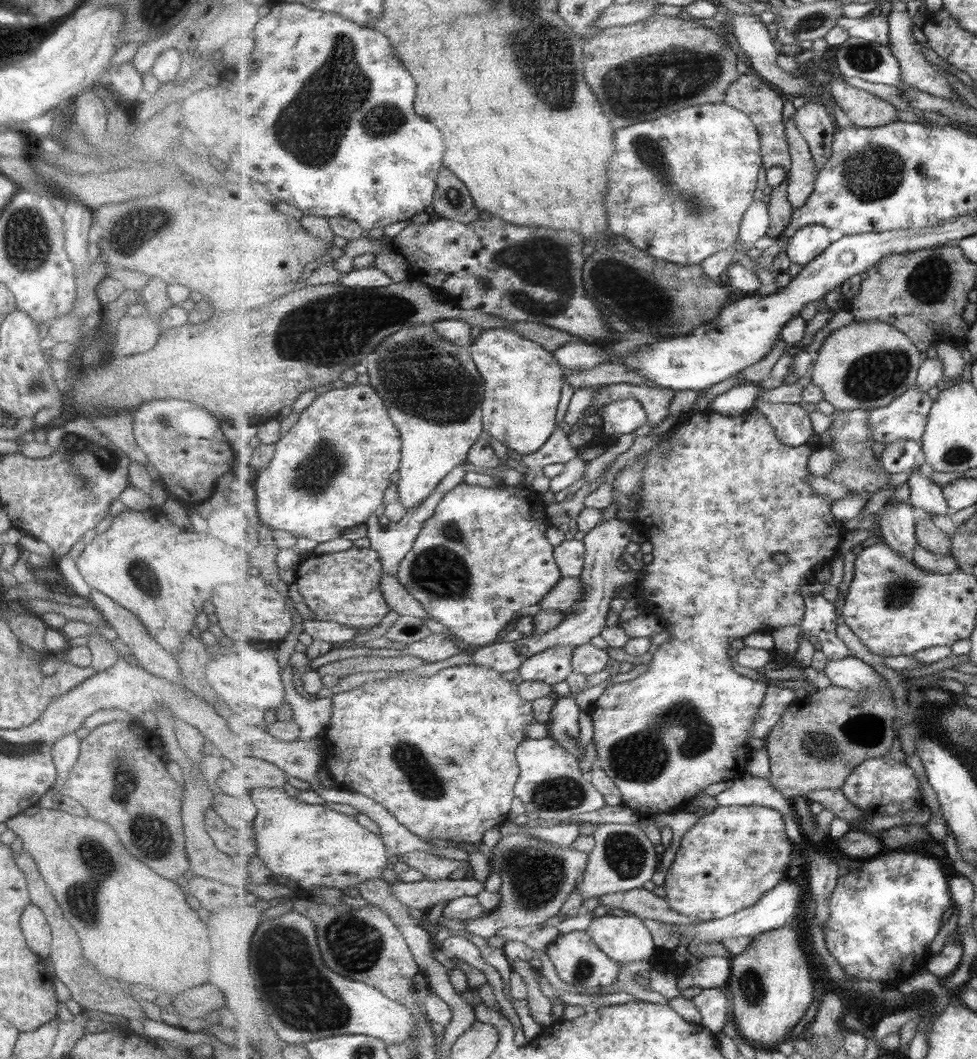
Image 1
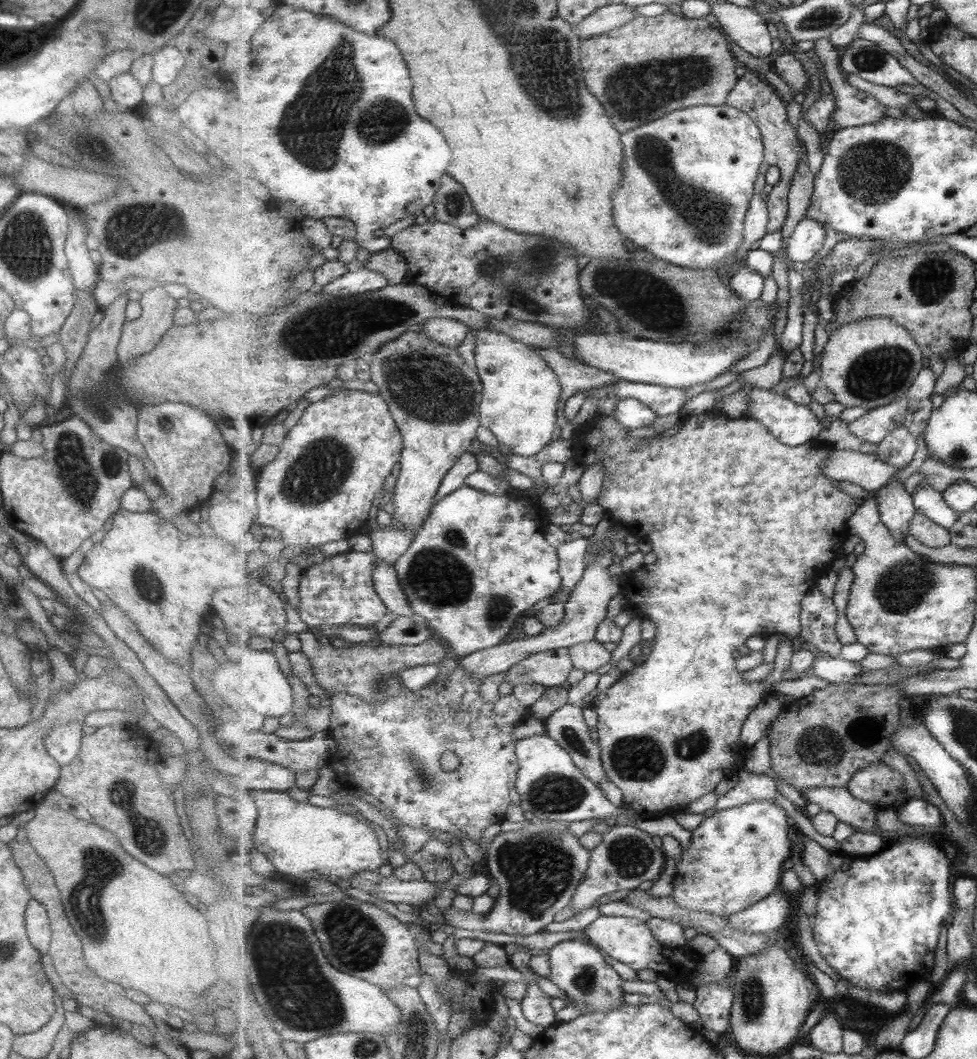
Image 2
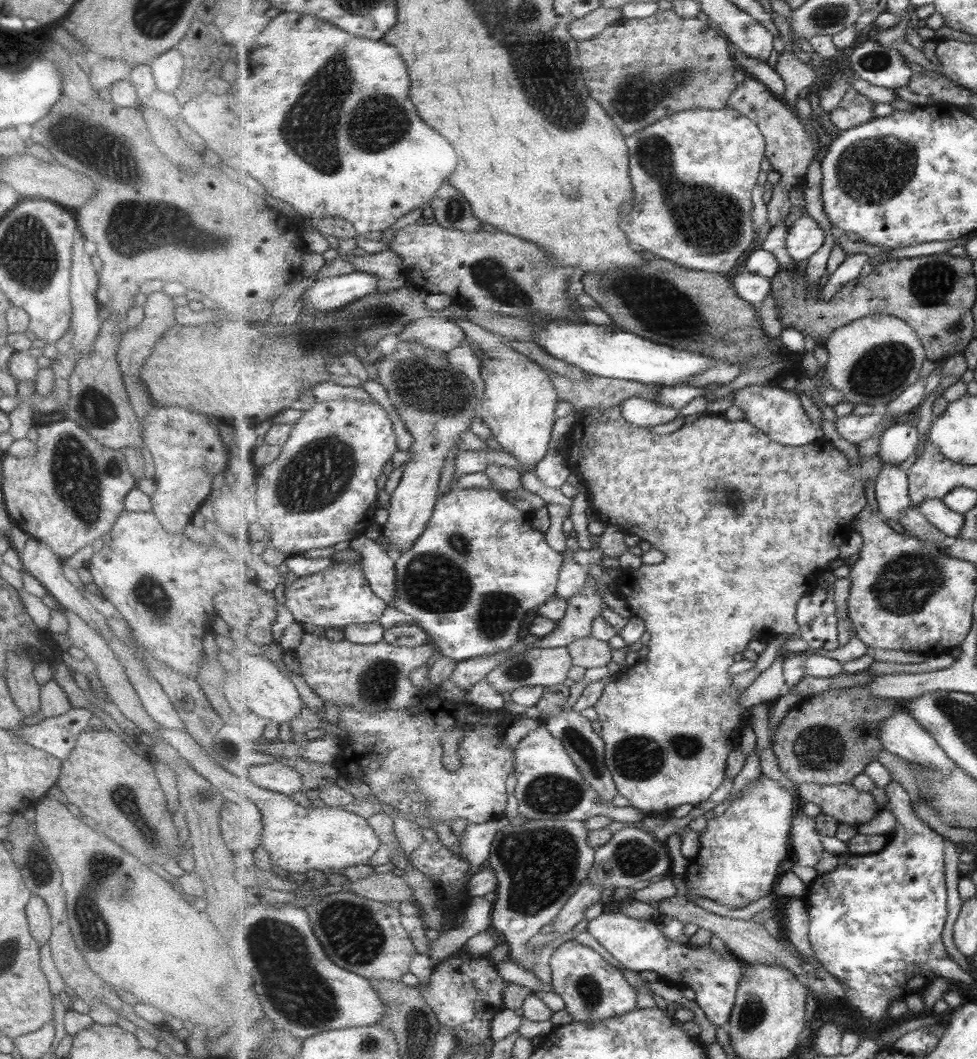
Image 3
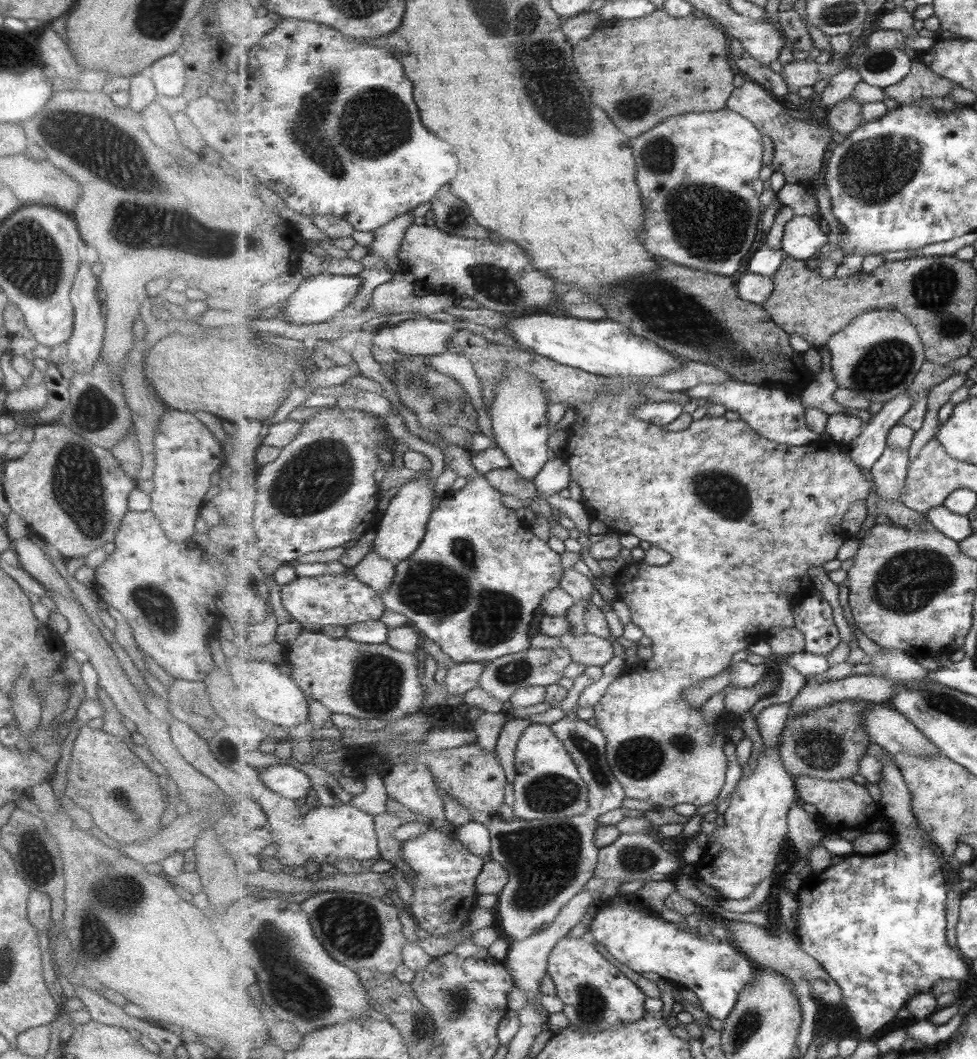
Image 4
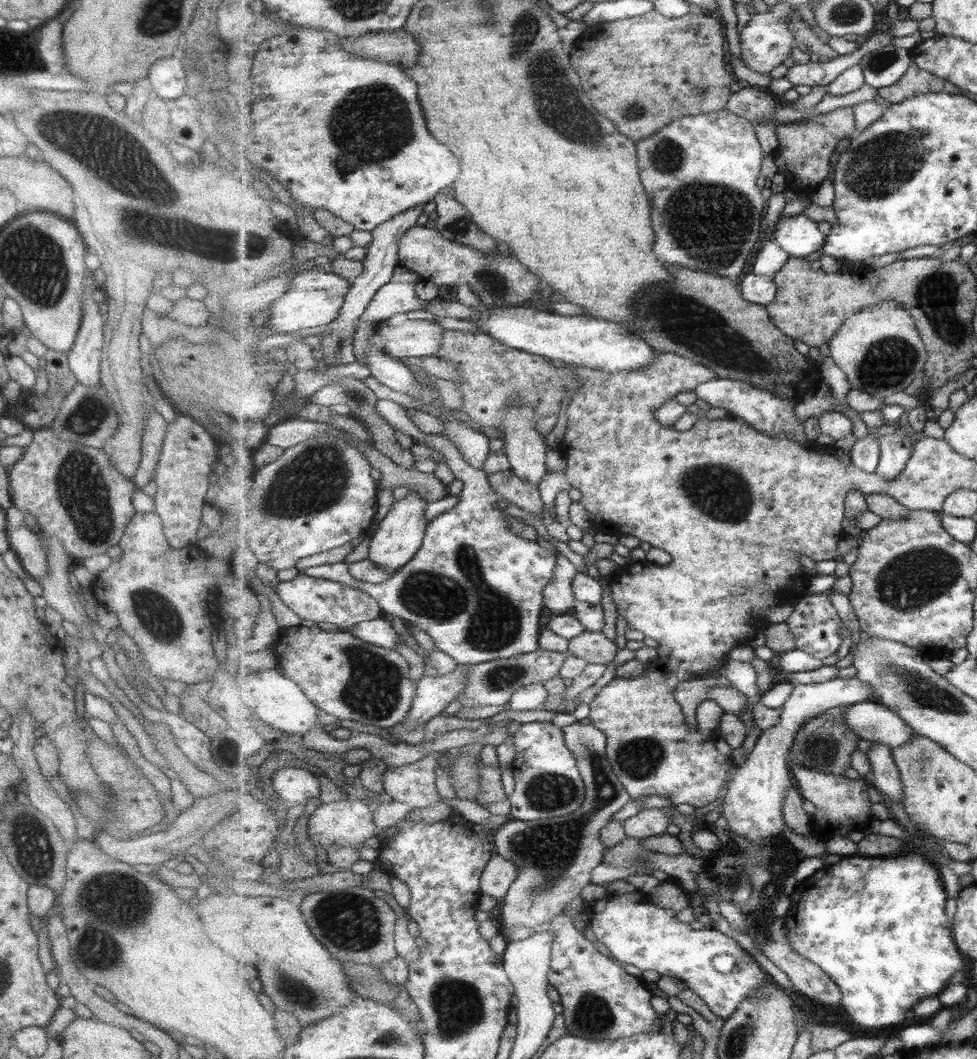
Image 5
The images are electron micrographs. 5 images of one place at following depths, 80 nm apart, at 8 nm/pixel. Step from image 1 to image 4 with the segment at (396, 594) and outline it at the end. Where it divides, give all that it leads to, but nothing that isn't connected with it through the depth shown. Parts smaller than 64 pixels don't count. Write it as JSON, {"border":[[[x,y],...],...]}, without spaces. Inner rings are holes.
{"border":[[[372,546],[365,557],[353,567],[353,572],[359,580],[383,594],[395,581],[396,565],[392,560],[384,559]]]}

